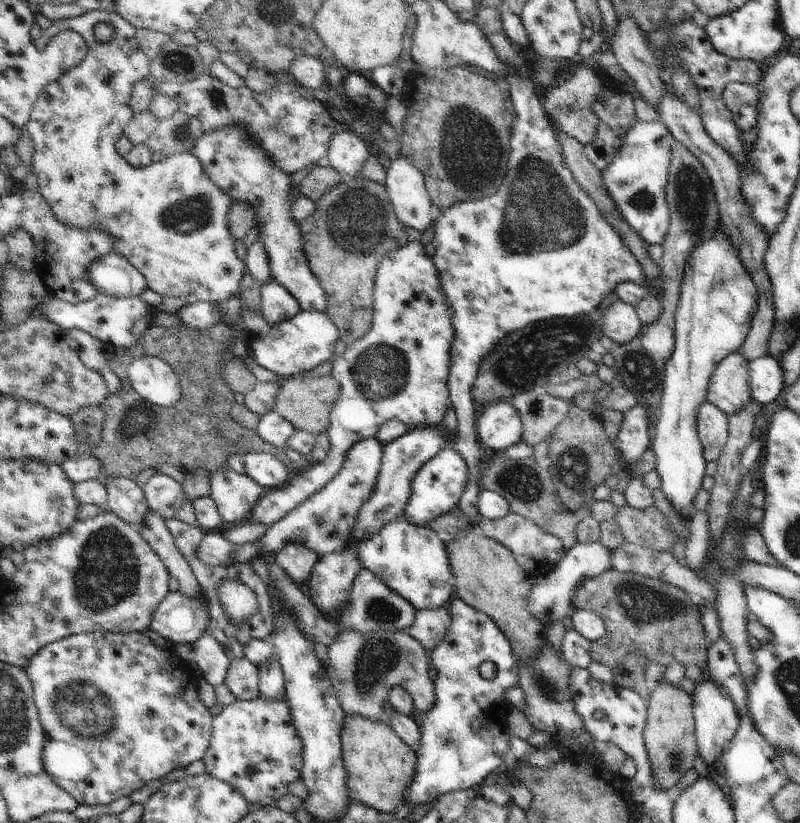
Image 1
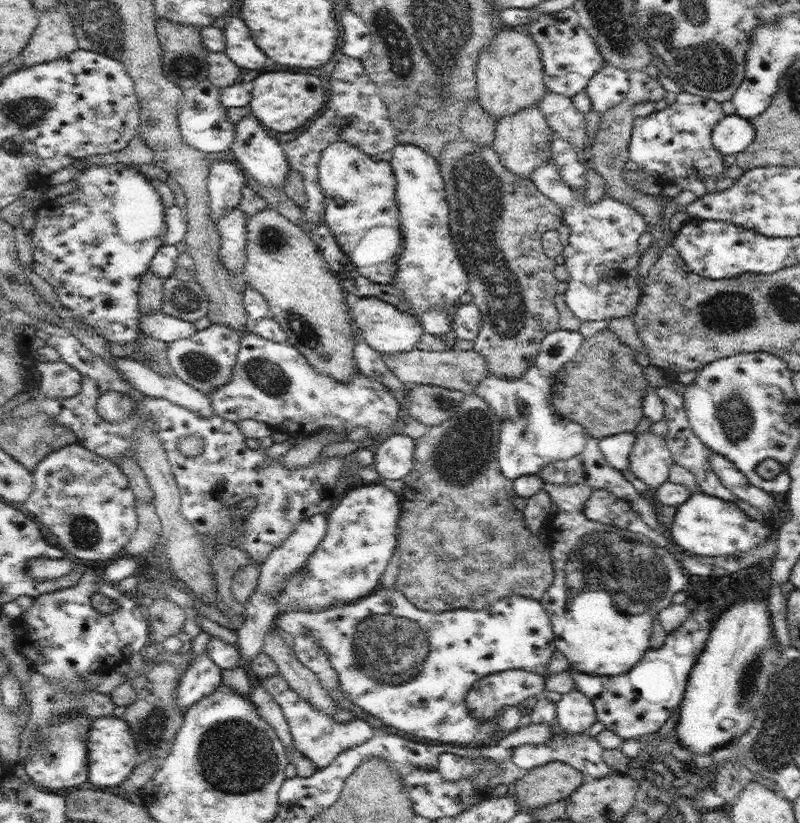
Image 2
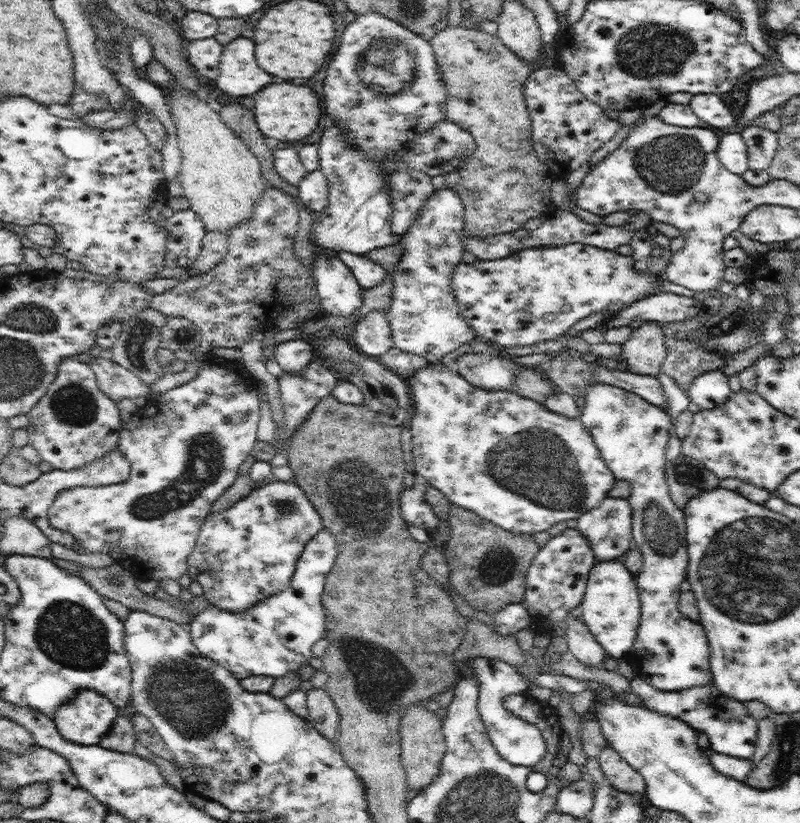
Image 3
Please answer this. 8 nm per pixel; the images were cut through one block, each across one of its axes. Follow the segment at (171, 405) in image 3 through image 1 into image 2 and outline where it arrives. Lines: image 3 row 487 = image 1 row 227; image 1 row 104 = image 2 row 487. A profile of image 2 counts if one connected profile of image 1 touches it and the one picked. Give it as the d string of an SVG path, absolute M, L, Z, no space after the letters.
M76 442L46 455L32 473L34 488L23 510L40 523L53 543L84 560L123 555L137 527L138 500L116 462Z

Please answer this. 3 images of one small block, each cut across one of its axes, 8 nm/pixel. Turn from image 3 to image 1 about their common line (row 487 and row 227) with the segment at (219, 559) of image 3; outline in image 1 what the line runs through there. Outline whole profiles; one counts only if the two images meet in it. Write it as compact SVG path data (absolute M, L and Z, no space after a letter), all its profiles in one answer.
M240 124L240 126L222 126L222 128L218 128L214 130L214 132L210 133L203 133L200 138L198 138L198 142L194 145L194 148L190 151L190 154L194 154L196 158L198 158L198 162L202 164L202 170L210 176L210 180L224 190L224 194L228 194L230 198L232 198L232 202L248 202L248 204L252 204L254 208L256 208L256 225L255 227L258 228L257 230L260 231L258 234L258 240L262 240L262 246L266 248L266 256L268 257L268 266L270 271L271 279L274 282L278 282L280 286L284 286L286 288L286 292L290 292L294 298L296 298L296 302L300 305L300 308L304 312L310 311L320 311L325 312L327 308L327 294L324 292L324 289L320 286L320 280L318 277L310 270L310 266L308 264L308 258L306 258L306 254L304 254L304 242L302 242L302 230L300 230L300 222L295 220L291 215L291 209L293 203L296 201L295 198L291 197L292 193L292 176L288 176L288 174L284 174L282 170L279 169L278 166L274 166L274 162L270 160L270 156L266 154L264 150L262 150L262 146L258 146L249 135L244 136L244 126Z

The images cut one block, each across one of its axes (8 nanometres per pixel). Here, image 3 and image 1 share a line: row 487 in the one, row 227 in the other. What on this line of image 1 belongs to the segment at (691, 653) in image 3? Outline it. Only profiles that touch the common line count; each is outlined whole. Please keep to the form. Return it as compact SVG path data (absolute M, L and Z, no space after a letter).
M636 119L634 126L622 138L622 148L616 158L601 171L604 186L622 218L650 246L662 245L669 229L670 210L666 187L674 141L668 127L661 121L640 122Z

